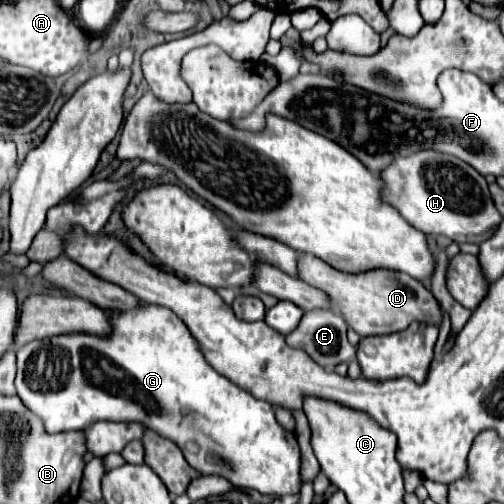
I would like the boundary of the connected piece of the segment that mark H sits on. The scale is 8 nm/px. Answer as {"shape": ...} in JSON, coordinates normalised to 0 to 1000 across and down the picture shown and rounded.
{"shape":[[[833,298],[813,313],[790,313],[790,321],[778,321],[770,337],[750,345],[750,353],[758,357],[758,401],[782,409],[841,464],[877,464],[901,480],[952,484],[996,440],[996,429],[968,385],[960,349],[901,310],[869,306],[865,298]]]}

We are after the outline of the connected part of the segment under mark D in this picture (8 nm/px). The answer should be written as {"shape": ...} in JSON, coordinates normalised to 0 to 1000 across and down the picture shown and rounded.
{"shape":[[[591,500],[591,552],[639,575],[655,595],[655,611],[675,619],[690,647],[714,667],[794,659],[806,655],[821,635],[865,647],[873,643],[873,611],[857,579],[841,571],[837,560],[813,552],[810,544],[790,544],[786,536],[726,536],[726,544],[687,544],[663,536],[619,504]]]}

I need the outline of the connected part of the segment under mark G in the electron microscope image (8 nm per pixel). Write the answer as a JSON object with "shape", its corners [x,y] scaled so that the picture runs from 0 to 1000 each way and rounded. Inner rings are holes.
{"shape":[[[282,599],[274,615],[250,615],[250,623],[226,623],[226,615],[210,615],[210,623],[226,631],[226,663],[218,663],[218,671],[115,663],[107,671],[56,679],[32,694],[36,786],[87,833],[95,857],[171,853],[198,833],[274,833],[349,877],[373,921],[397,940],[433,940],[468,968],[508,972],[516,980],[563,984],[595,976],[595,889],[585,859],[552,841],[544,810],[528,794],[504,790],[417,730],[365,639],[333,611],[290,599]]]}

